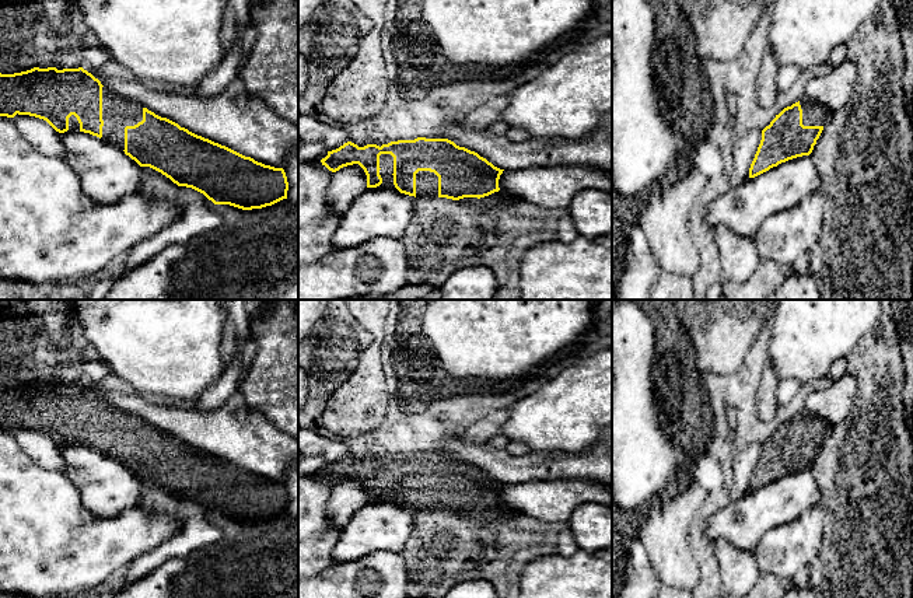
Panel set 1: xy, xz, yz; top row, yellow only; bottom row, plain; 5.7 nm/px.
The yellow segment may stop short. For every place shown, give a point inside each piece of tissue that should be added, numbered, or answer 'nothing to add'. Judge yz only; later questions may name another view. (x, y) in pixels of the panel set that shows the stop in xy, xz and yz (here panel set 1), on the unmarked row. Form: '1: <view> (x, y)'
1: yz (814, 427)

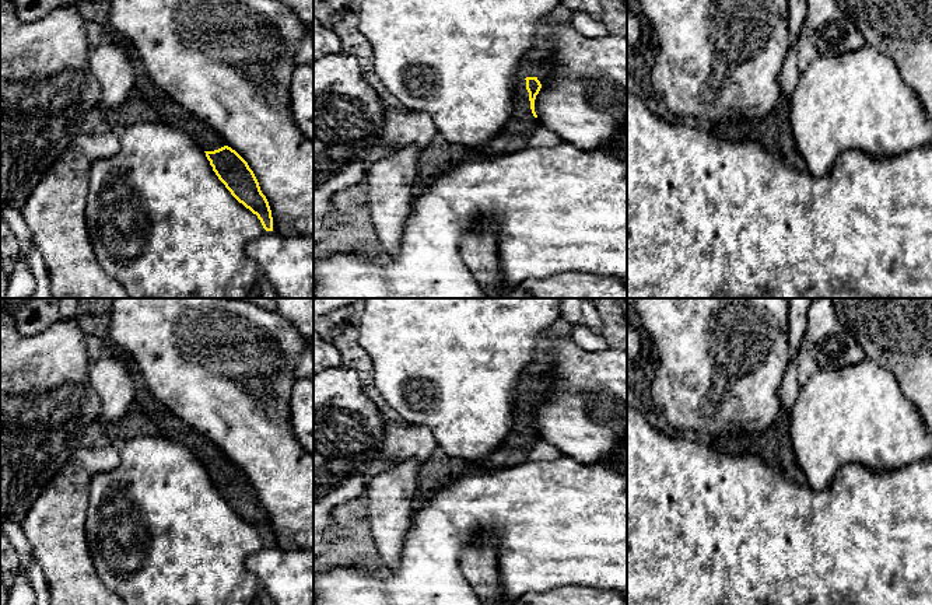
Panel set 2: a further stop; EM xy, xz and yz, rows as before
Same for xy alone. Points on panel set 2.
1: xy (174, 427)

